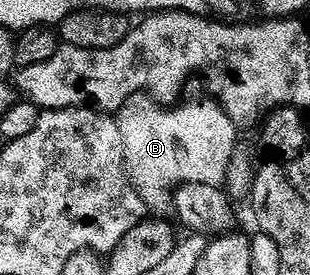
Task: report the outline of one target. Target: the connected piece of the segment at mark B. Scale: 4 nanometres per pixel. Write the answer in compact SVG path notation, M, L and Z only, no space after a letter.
M137 92L118 107L116 119L120 126L120 142L124 142L126 169L130 171L130 178L138 189L143 205L149 211L150 208L154 211L151 213L169 213L172 208L172 193L180 184L208 182L221 185L226 179L228 162L236 147L236 141L234 141L236 126L228 118L225 110L218 105L217 100L205 99L183 99L173 106L163 106L153 96L145 92Z

